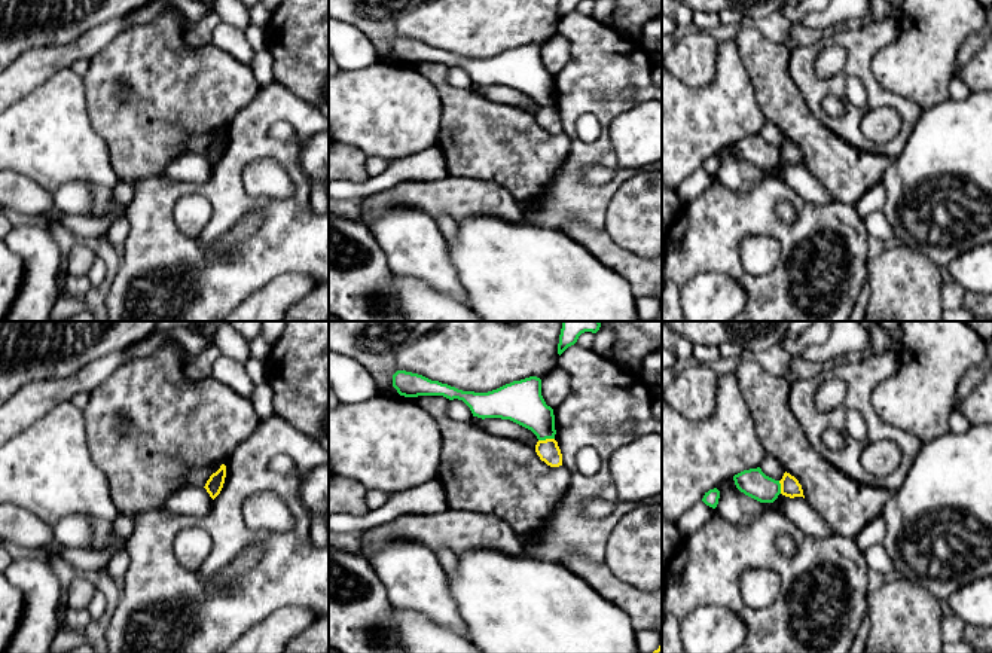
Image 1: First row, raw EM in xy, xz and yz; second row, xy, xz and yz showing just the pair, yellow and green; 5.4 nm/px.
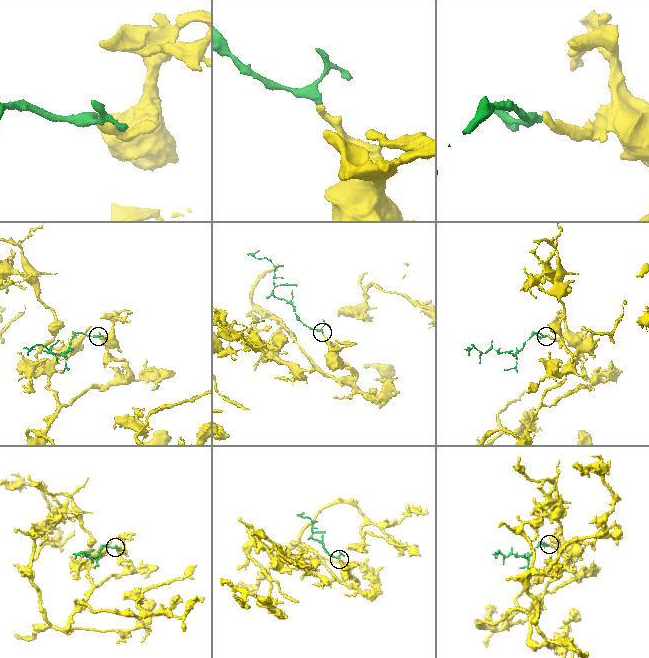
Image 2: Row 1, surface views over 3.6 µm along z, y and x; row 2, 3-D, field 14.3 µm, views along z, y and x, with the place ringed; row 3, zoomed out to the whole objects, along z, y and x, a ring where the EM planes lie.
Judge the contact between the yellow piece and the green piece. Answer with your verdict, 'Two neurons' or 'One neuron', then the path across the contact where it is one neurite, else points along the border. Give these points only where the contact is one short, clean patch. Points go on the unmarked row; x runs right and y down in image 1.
Two neurons

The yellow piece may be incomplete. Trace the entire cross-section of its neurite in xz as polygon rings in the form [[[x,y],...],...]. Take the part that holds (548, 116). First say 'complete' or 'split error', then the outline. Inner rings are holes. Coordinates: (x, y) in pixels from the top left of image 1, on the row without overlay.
complete | [[[555,106],[538,107],[535,119],[550,134],[562,132],[562,120]]]

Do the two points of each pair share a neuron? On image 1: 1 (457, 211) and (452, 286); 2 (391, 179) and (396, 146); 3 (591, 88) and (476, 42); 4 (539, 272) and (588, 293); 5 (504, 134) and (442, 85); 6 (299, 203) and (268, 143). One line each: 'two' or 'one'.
1: two
2: two
3: two
4: one
5: one
6: one

